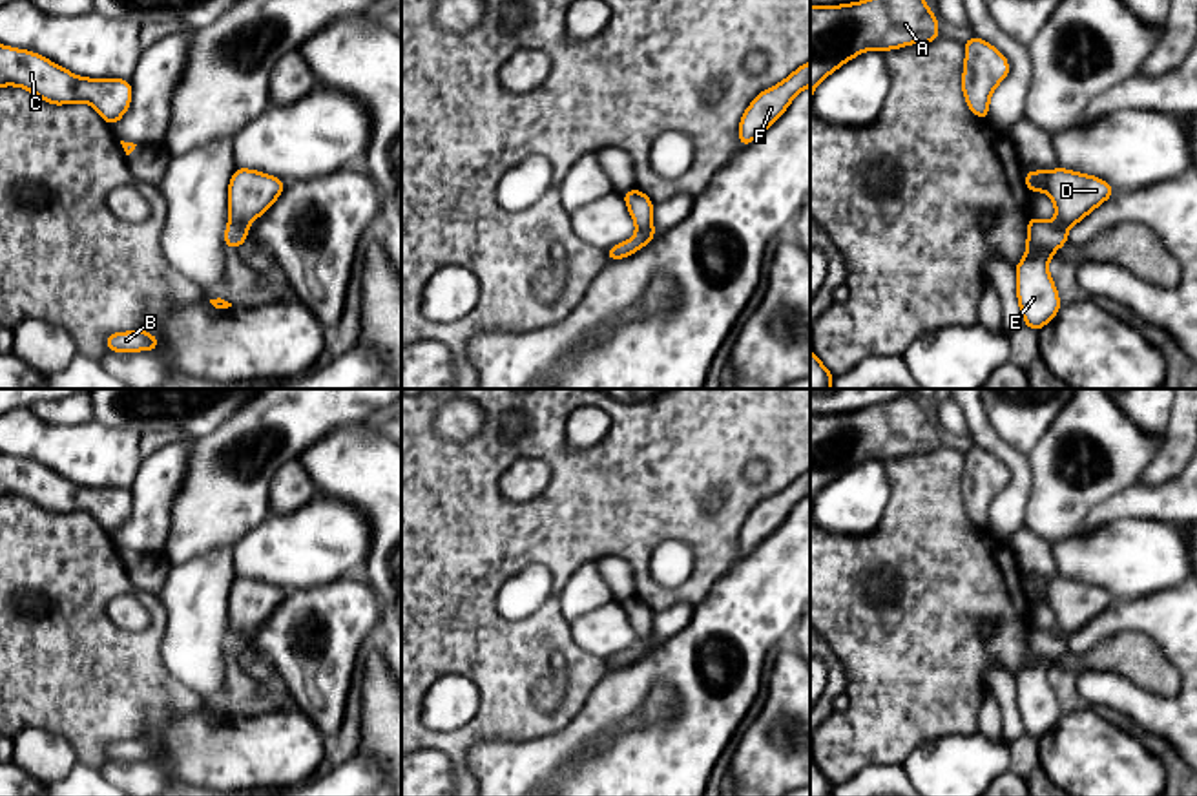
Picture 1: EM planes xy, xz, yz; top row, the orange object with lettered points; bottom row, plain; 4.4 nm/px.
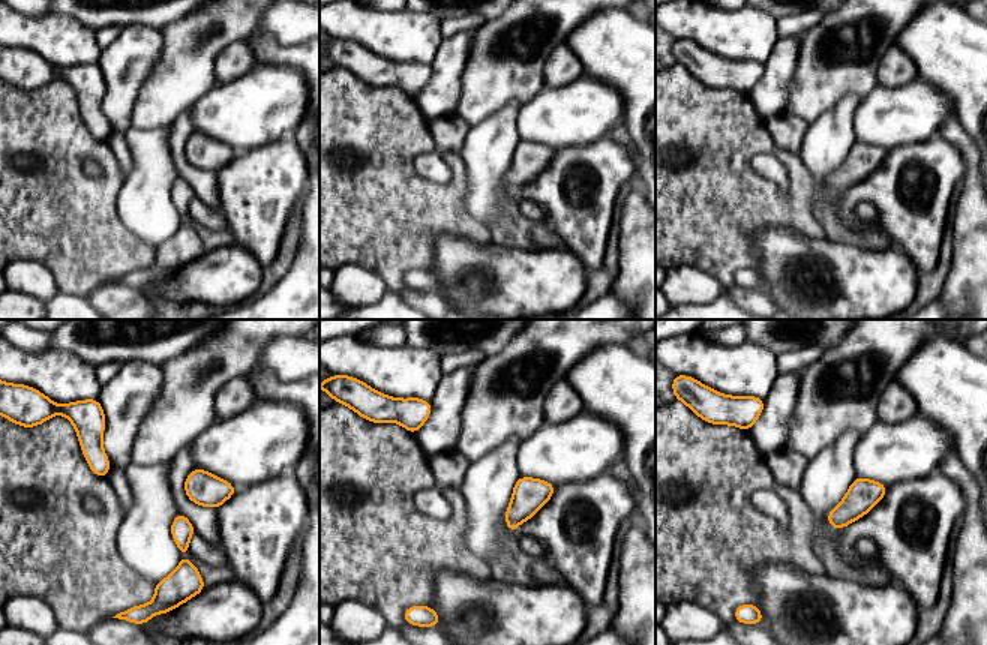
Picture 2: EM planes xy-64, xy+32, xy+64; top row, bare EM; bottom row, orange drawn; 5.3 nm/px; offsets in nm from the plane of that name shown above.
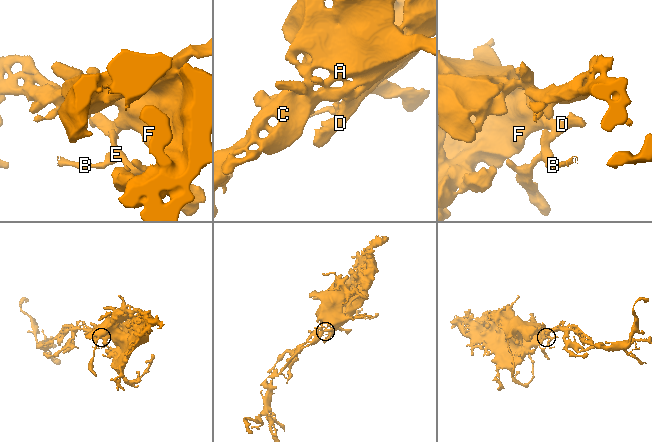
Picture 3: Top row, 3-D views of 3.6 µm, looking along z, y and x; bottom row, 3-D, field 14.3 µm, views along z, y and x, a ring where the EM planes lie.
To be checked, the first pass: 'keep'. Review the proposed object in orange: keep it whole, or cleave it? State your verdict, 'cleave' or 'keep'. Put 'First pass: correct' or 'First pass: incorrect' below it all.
cleave
First pass: incorrect

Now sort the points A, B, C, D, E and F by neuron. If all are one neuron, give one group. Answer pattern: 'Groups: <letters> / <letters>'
Groups: A C D F / B E

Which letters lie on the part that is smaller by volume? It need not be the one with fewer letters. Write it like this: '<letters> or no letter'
B, E

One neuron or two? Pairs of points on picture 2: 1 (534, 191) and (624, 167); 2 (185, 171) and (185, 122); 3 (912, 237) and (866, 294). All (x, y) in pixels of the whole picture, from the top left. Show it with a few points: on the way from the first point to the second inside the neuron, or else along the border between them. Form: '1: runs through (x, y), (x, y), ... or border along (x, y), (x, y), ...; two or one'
1: runs through (557, 177), (576, 161), (602, 167); one
2: runs through (180, 159), (179, 134); one
3: border along (896, 245), (921, 273); two

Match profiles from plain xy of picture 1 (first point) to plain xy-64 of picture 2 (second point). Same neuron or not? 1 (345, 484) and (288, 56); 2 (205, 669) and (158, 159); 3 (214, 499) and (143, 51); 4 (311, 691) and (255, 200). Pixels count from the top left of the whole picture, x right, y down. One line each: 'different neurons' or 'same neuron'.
1: same neuron
2: same neuron
3: different neurons
4: same neuron

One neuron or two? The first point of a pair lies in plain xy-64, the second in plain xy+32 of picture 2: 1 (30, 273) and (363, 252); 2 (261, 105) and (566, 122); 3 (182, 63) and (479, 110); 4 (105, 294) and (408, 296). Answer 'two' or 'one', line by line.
1: two
2: one
3: one
4: one

